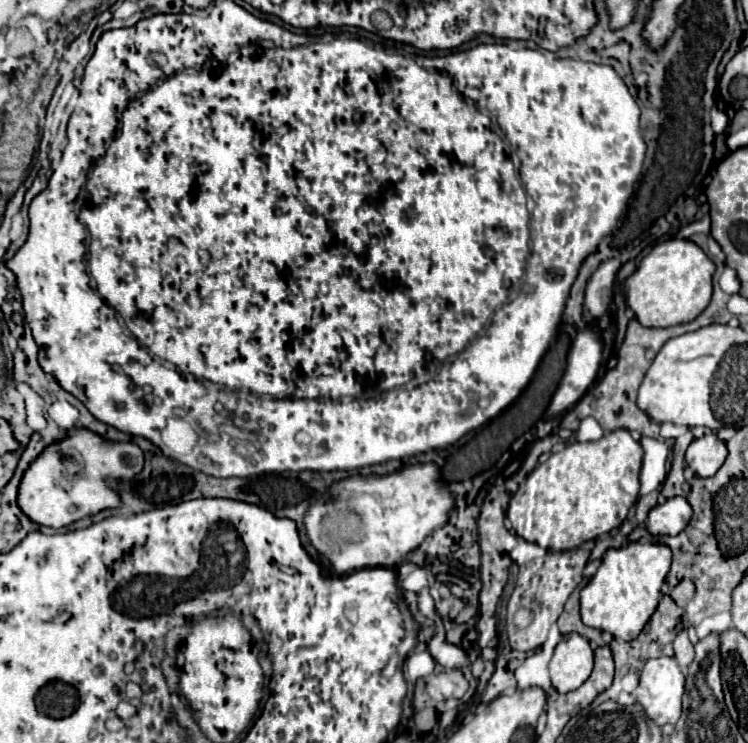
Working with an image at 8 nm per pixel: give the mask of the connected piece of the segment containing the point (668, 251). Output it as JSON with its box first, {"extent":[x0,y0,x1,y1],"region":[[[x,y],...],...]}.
{"extent":[626,238,714,328],"region":[[[678,238],[666,240],[654,246],[652,252],[640,262],[638,270],[632,276],[628,276],[626,302],[634,310],[636,320],[648,328],[668,328],[668,326],[692,322],[696,316],[702,314],[702,310],[708,306],[712,298],[712,274],[714,274],[714,262],[702,252],[700,246],[696,246],[690,240],[678,240]]]}

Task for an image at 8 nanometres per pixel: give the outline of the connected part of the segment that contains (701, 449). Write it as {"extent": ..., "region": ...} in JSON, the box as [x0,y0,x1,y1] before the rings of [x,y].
{"extent":[686,432,726,478],"region":[[[706,432],[702,438],[696,438],[686,450],[686,464],[700,478],[710,478],[720,470],[726,456],[726,444],[718,440],[714,432]]]}

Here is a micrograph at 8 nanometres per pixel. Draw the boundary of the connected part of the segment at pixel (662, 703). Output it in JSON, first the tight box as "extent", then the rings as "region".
{"extent":[638,656,686,726],"region":[[[660,656],[646,662],[640,674],[638,702],[658,726],[678,722],[684,680],[686,676],[682,674],[674,656]]]}

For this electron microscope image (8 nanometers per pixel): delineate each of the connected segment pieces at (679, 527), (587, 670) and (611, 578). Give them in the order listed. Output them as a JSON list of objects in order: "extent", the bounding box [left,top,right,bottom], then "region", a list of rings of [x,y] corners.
[{"extent":[646,496,690,536],"region":[[[676,496],[650,510],[646,518],[646,528],[652,536],[678,536],[688,526],[690,518],[690,504],[682,496]]]},{"extent":[550,634,594,692],"region":[[[568,634],[560,640],[550,660],[552,686],[558,692],[580,688],[592,674],[594,656],[588,640],[580,634]]]},{"extent":[580,542,672,640],"region":[[[630,542],[622,548],[610,548],[602,566],[588,582],[588,586],[580,592],[580,614],[586,626],[598,628],[602,632],[610,632],[618,640],[634,640],[650,616],[654,614],[658,600],[662,596],[660,588],[670,570],[672,552],[662,544],[638,544]]]}]

